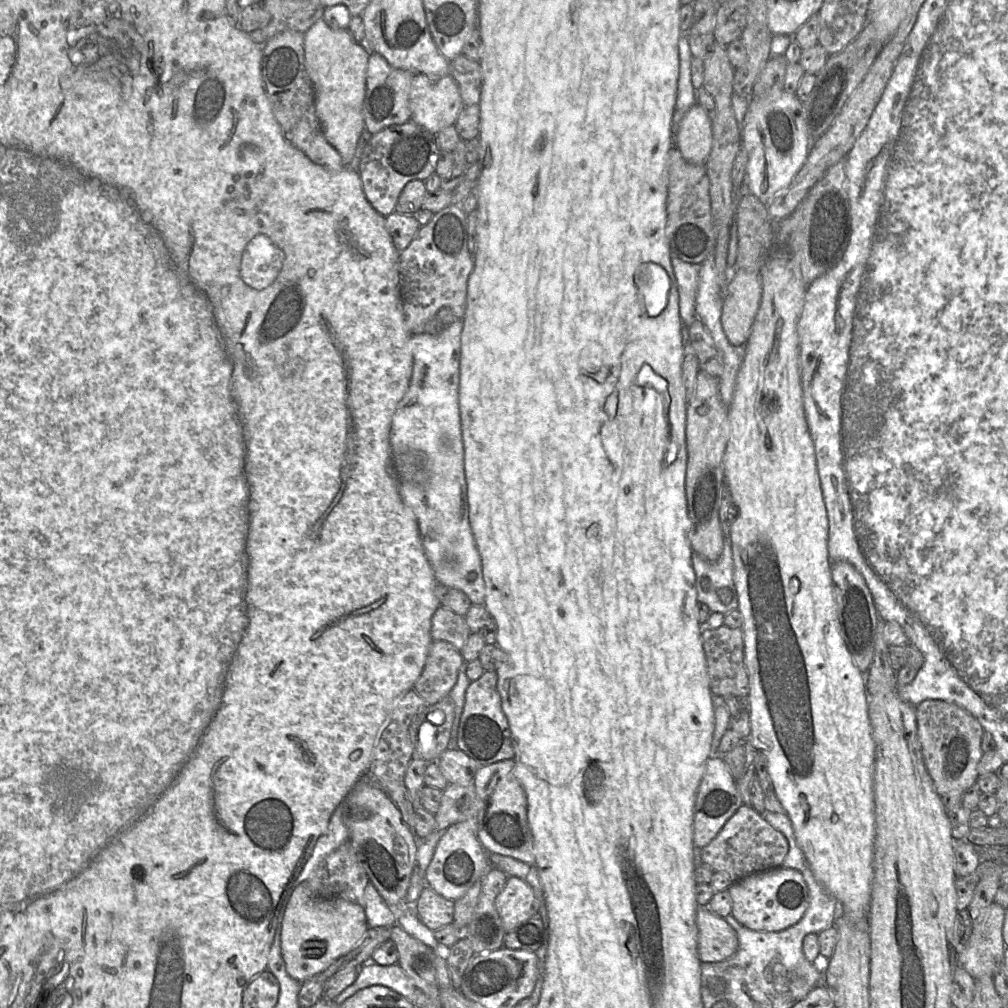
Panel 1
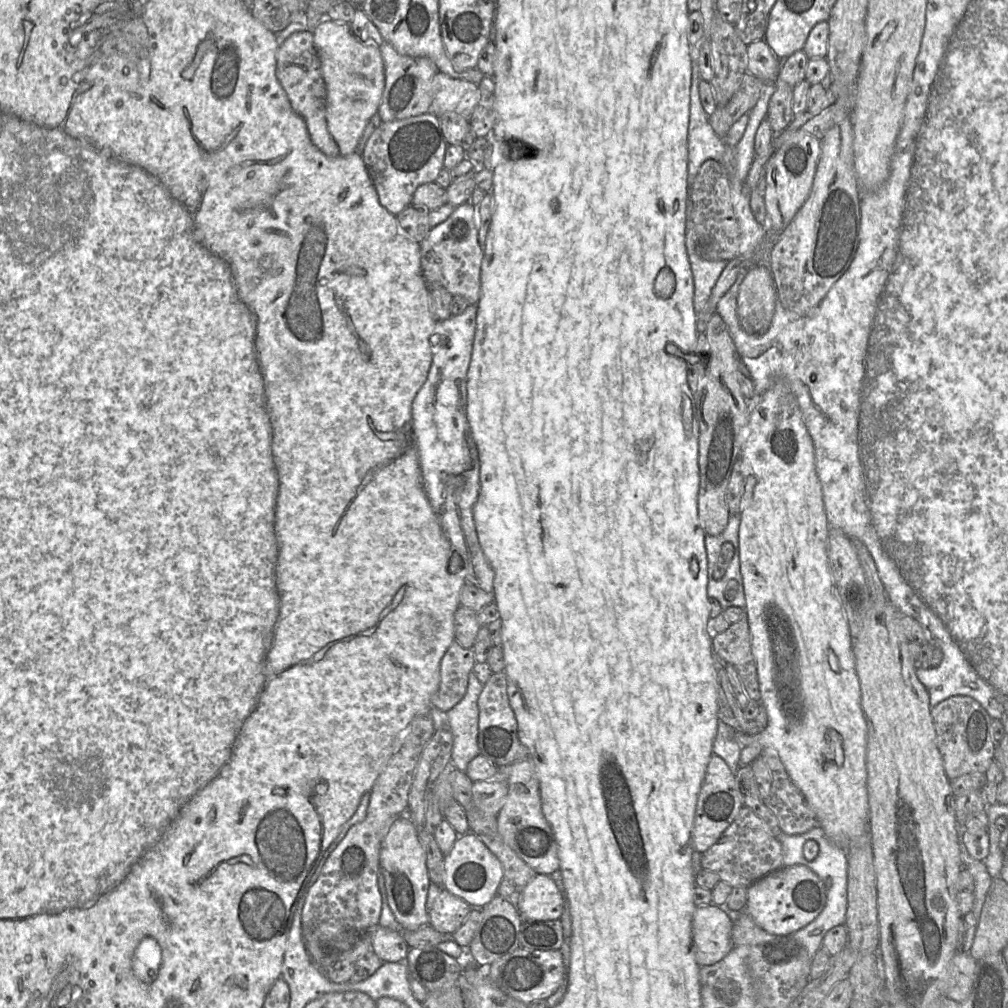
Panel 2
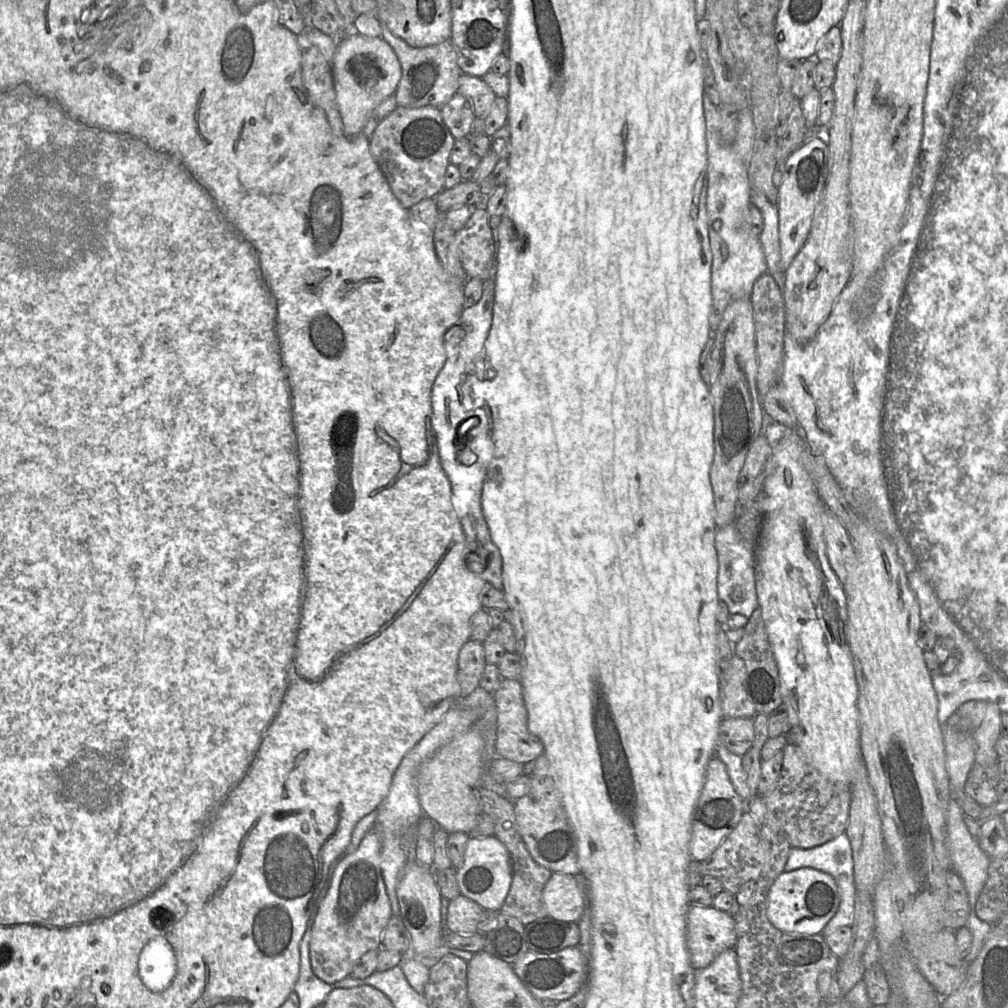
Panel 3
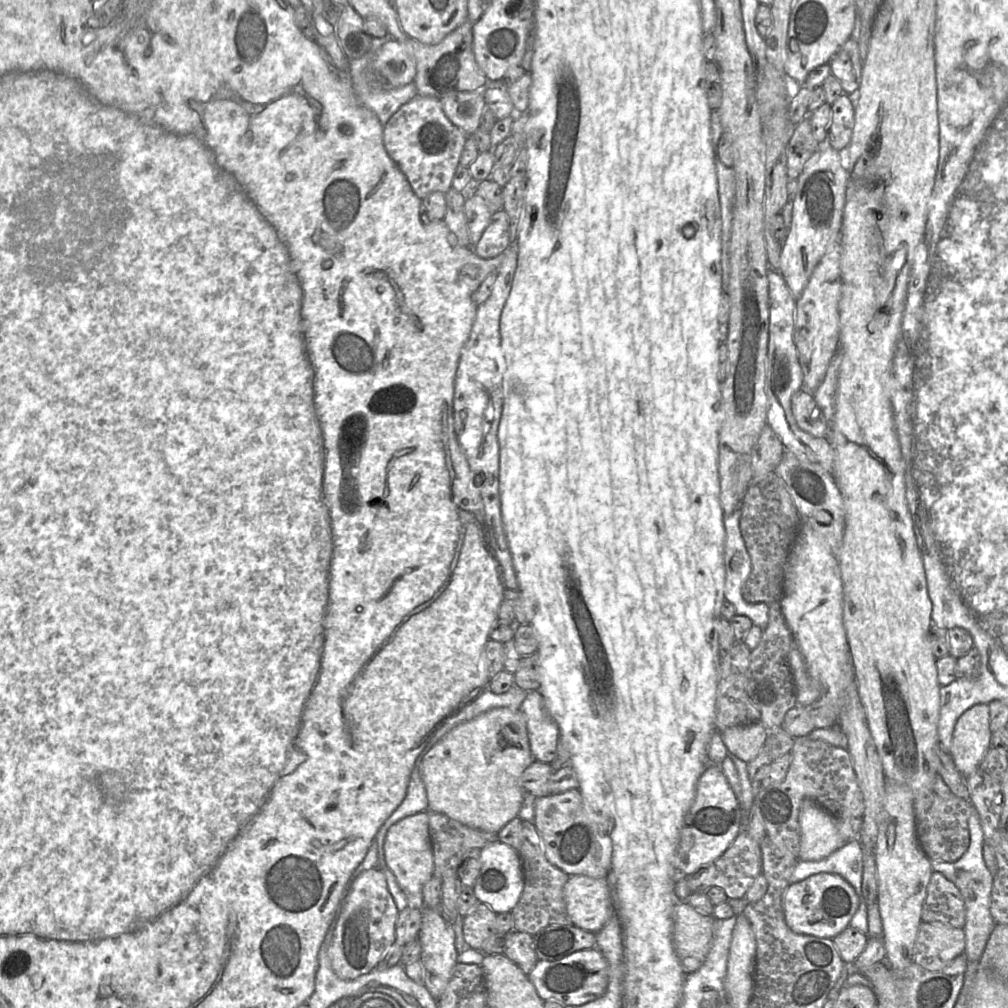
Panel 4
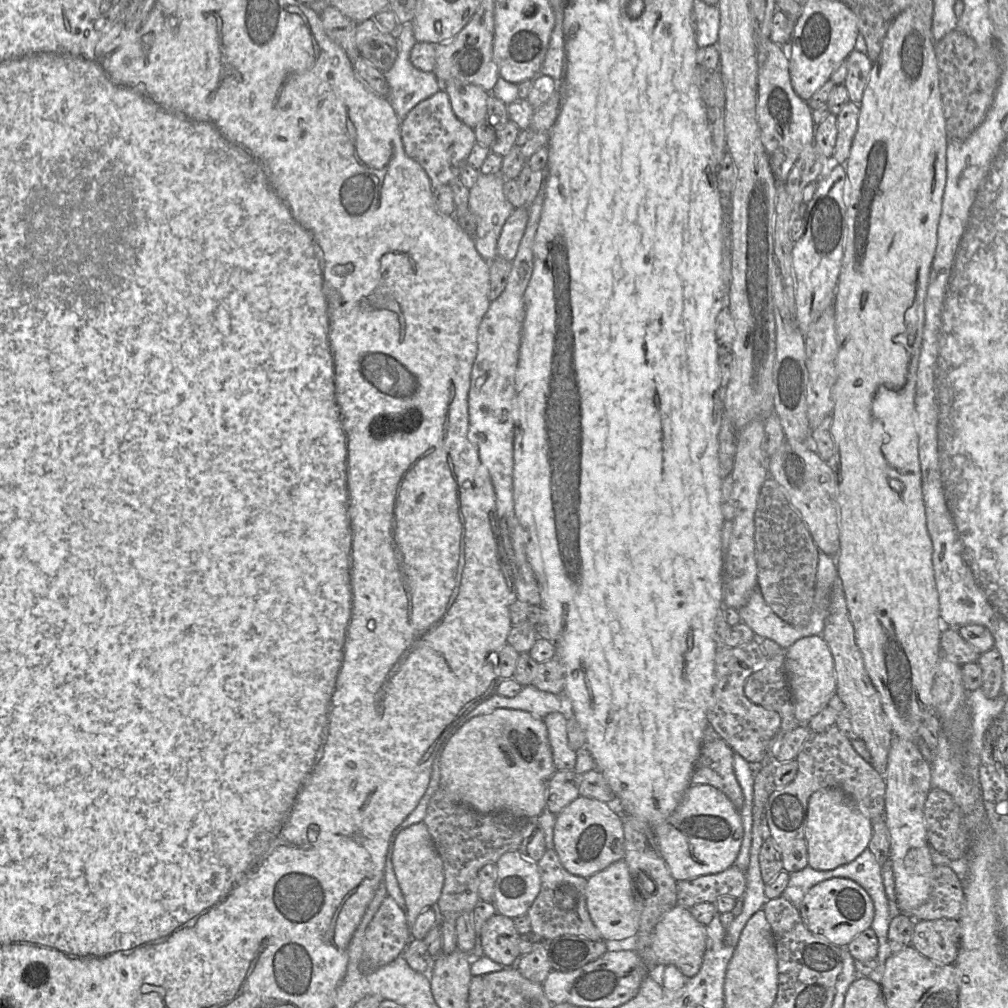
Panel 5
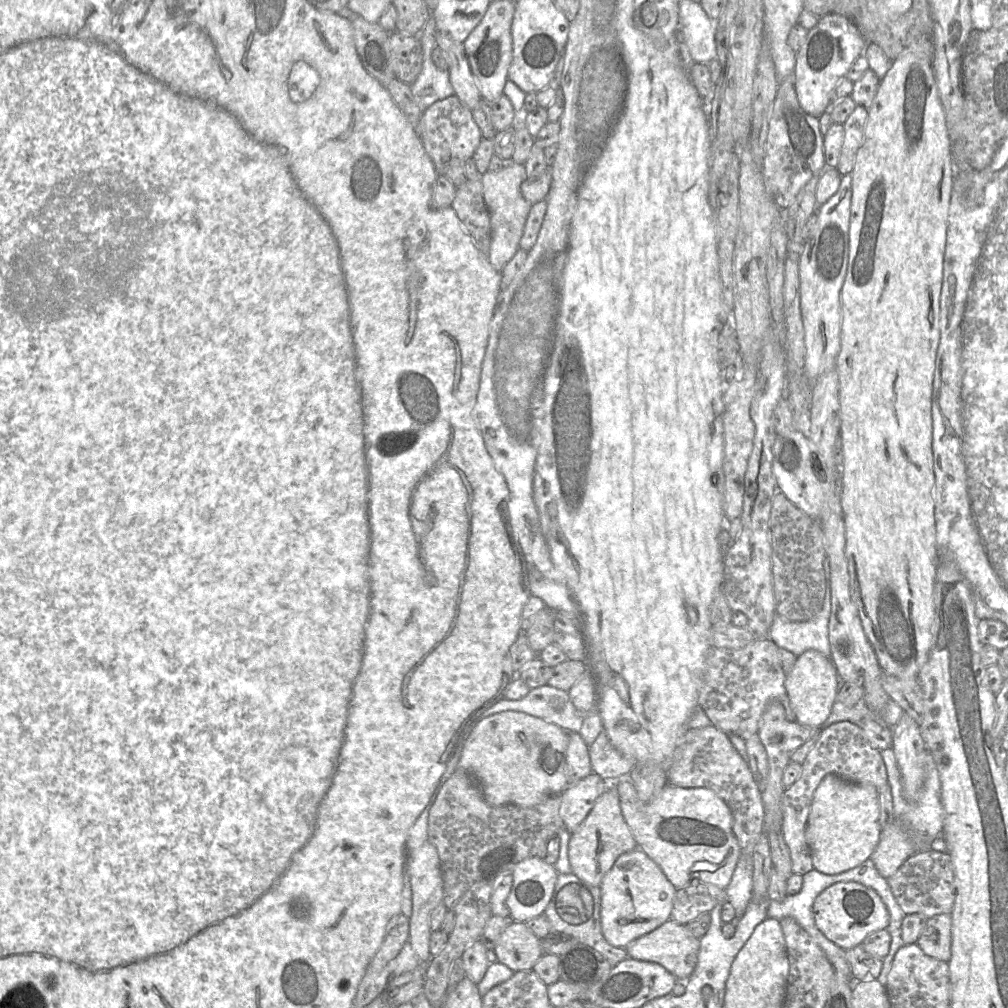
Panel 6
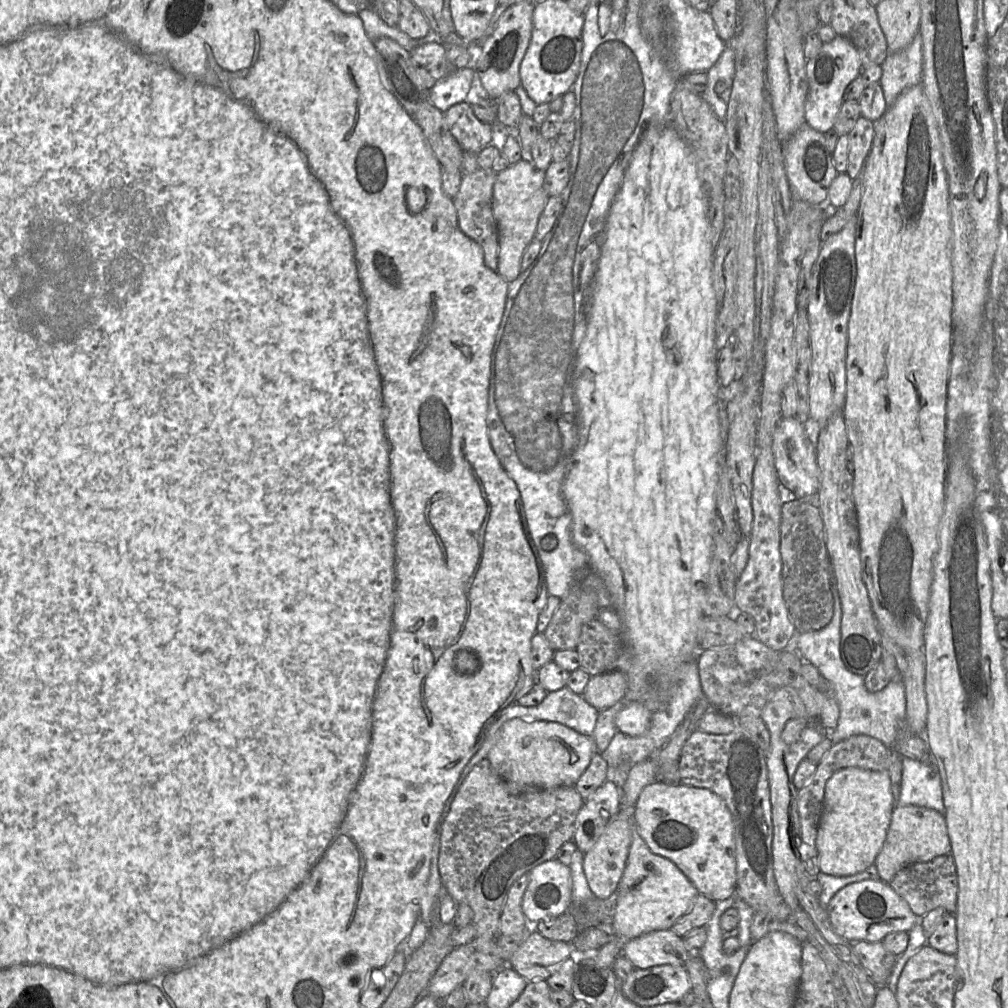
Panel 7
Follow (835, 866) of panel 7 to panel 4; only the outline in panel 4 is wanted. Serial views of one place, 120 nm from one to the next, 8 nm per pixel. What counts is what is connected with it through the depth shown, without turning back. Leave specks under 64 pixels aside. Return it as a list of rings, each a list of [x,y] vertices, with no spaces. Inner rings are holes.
[[[812,799],[802,801],[799,825],[798,859],[802,861],[825,859],[847,841],[840,835],[835,818]]]

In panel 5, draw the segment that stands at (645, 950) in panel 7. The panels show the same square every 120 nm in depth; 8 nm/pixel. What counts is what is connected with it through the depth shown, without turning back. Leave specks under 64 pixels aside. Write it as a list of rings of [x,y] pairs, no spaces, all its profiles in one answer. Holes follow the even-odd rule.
[[[675,905],[657,922],[652,932],[651,948],[658,967],[673,965],[686,978],[695,976],[702,964],[706,946],[706,927],[686,907]]]

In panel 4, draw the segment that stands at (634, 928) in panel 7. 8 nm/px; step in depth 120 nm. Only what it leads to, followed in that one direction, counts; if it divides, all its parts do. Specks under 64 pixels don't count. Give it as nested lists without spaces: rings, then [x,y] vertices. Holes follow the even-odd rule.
[[[570,876],[564,901],[571,924],[597,933],[615,914],[613,891],[606,878]]]

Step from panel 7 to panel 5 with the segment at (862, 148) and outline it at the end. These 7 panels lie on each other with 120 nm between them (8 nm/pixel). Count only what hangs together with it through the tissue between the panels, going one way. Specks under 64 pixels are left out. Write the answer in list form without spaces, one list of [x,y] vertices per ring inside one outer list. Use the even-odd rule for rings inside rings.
[[[849,101],[836,116],[838,128],[836,145],[833,156],[828,159],[824,158],[826,162],[835,161],[843,165],[846,163],[858,128],[859,115],[859,105]]]

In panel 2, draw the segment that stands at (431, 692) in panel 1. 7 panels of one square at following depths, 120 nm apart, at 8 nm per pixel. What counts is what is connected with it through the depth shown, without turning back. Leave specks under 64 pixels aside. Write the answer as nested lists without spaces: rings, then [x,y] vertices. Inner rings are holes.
[[[453,642],[446,650],[440,662],[440,683],[439,688],[432,698],[431,710],[435,714],[445,714],[453,708],[465,695],[469,675],[476,664],[472,648],[464,648],[457,642]]]

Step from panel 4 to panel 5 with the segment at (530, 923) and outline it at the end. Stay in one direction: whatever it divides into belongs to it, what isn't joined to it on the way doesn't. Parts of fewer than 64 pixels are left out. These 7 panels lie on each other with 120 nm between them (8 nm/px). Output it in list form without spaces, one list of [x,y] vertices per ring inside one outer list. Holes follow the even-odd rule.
[[[547,849],[537,865],[540,872],[541,888],[526,914],[531,922],[532,933],[545,939],[575,935],[593,941],[603,940],[587,910],[585,895],[587,879],[569,873],[561,864],[554,850]]]

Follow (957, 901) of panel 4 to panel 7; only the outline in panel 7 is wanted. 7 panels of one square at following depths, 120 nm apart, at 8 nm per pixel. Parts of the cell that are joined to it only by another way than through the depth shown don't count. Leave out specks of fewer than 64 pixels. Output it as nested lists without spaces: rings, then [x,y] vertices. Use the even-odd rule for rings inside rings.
[[[951,854],[910,864],[898,871],[888,884],[908,903],[912,912],[918,917],[938,907],[944,908],[947,914],[953,914],[957,908],[958,880]]]

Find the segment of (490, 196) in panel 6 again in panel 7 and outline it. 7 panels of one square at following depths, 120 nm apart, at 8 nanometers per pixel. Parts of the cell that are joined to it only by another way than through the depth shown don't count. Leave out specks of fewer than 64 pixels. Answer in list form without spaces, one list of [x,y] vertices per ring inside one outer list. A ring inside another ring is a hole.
[[[525,158],[496,173],[492,195],[499,244],[496,273],[508,283],[513,282],[522,272],[523,253],[534,239],[539,217],[550,198],[544,190],[544,181],[545,171]]]

